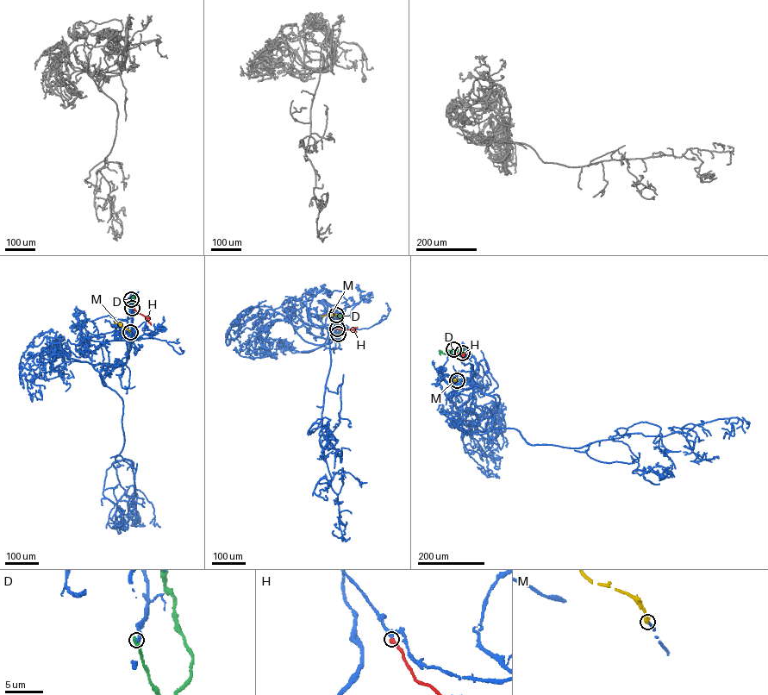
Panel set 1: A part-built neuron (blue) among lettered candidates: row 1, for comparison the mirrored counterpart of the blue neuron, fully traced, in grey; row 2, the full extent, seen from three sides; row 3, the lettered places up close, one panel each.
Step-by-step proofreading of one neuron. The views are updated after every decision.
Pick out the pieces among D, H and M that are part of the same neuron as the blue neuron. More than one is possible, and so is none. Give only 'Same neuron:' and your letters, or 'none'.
Same neuron: M

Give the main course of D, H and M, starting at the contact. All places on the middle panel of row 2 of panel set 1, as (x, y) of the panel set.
D: (338, 334), (340, 336), (339, 316), (341, 315), (338, 314)
H: (337, 328), (343, 330), (357, 327)
M: (336, 315), (321, 316)

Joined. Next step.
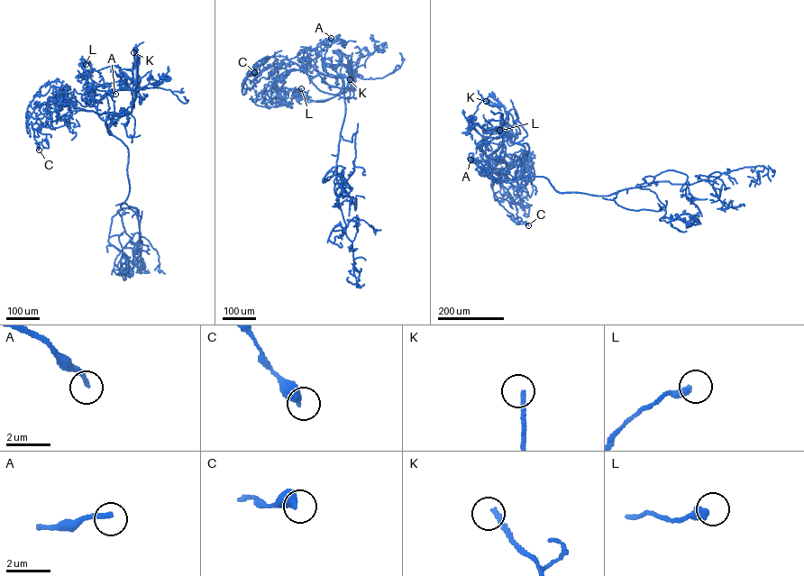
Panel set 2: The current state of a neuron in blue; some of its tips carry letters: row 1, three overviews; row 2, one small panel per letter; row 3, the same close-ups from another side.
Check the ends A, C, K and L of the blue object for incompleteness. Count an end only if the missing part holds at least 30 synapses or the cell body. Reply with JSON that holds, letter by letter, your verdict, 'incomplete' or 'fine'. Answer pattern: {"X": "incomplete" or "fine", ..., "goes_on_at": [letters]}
{"A": "incomplete", "C": "fine", "K": "fine", "L": "fine", "goes_on_at": ["A"]}

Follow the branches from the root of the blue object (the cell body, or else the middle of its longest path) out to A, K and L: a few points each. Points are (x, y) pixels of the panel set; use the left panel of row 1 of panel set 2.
A: (135, 50), (138, 91), (132, 112), (109, 124), (110, 133), (105, 122), (114, 101), (109, 93), (115, 94)
K: (135, 50), (137, 66), (133, 52)
L: (135, 50), (138, 84), (135, 92), (128, 86), (117, 65), (90, 70), (88, 74), (81, 68), (86, 64)

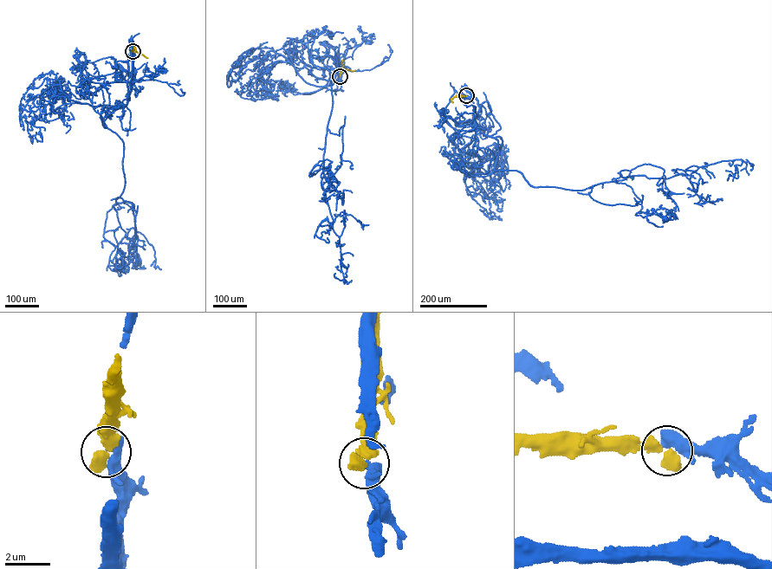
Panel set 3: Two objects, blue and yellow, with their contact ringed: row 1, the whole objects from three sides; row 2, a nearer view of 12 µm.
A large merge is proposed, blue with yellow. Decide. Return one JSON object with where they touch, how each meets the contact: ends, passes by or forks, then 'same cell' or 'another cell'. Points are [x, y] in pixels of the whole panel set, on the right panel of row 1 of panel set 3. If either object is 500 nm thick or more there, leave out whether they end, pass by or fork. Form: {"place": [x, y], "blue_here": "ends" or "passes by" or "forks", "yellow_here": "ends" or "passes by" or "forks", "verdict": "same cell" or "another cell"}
{"place": [466, 95], "verdict": "another cell"}

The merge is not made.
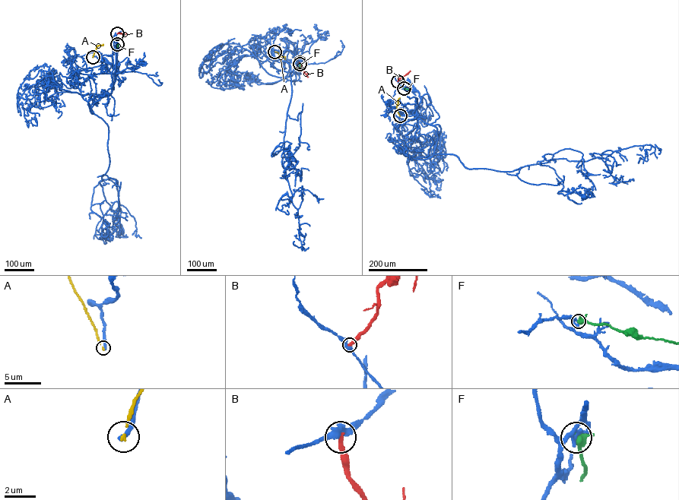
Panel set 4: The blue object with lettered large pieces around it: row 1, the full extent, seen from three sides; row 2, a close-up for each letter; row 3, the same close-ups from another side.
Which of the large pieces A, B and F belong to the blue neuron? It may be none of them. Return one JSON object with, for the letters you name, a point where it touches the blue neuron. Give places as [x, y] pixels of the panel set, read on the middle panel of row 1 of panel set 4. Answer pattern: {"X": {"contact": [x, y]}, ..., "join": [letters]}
{"join": []}

